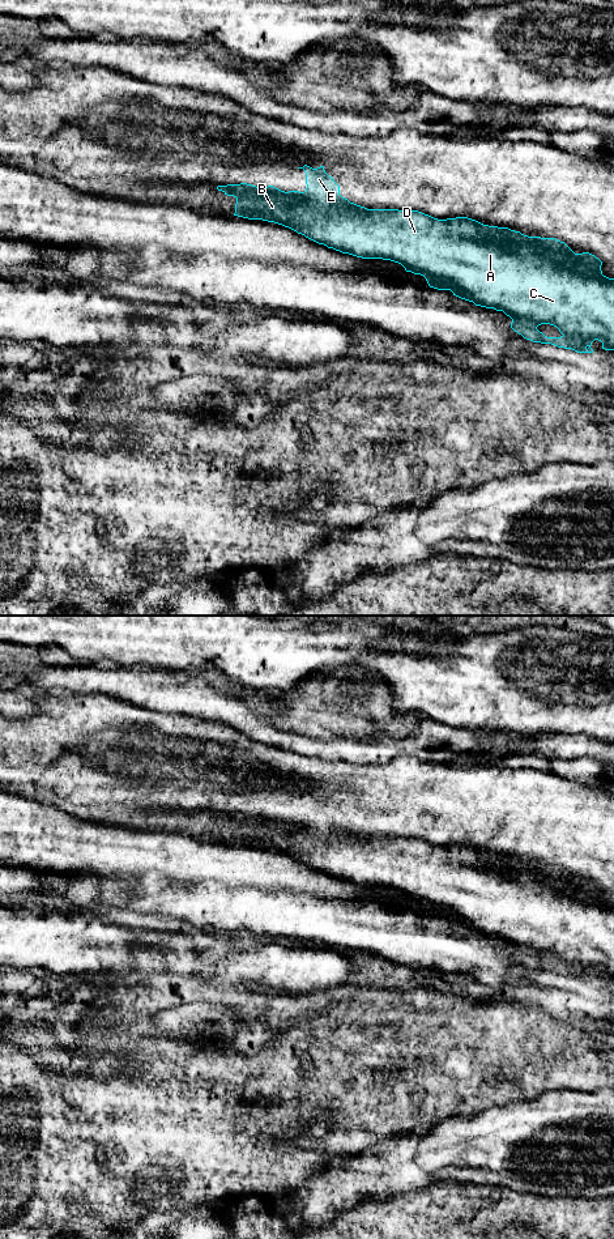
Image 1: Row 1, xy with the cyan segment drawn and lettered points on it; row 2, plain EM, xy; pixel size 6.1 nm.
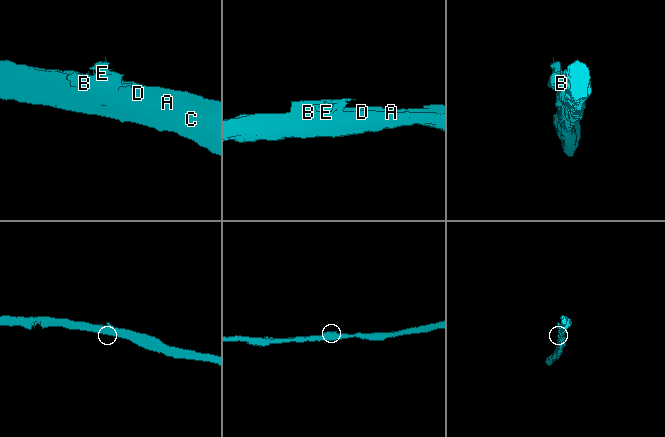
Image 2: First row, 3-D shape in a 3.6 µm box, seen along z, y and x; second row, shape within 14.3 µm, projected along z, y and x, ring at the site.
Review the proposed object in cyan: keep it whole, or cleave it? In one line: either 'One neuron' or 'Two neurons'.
Two neurons

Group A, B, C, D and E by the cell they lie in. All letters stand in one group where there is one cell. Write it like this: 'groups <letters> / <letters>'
groups A B C D / E

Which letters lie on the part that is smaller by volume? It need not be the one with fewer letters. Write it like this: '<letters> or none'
E

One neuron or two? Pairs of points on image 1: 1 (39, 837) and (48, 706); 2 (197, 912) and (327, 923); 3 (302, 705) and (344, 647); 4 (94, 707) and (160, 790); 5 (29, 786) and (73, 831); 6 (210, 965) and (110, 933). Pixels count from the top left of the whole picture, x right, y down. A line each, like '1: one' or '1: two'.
1: two
2: one
3: two
4: one
5: two
6: one

